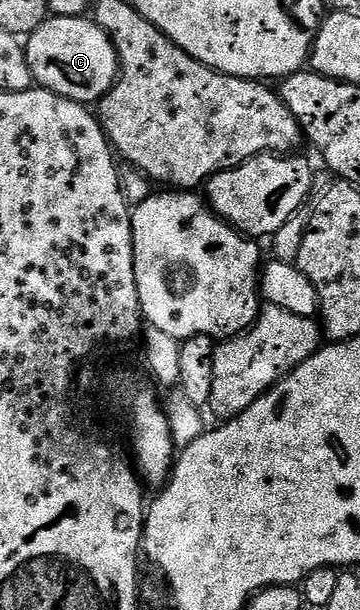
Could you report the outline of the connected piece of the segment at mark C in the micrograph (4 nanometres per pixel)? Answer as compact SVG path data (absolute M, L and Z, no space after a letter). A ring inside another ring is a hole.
M51 16L26 37L25 51L32 81L55 96L69 98L72 104L98 105L103 96L111 92L111 87L119 78L119 55L109 34L100 24L96 24L94 19L87 16Z

